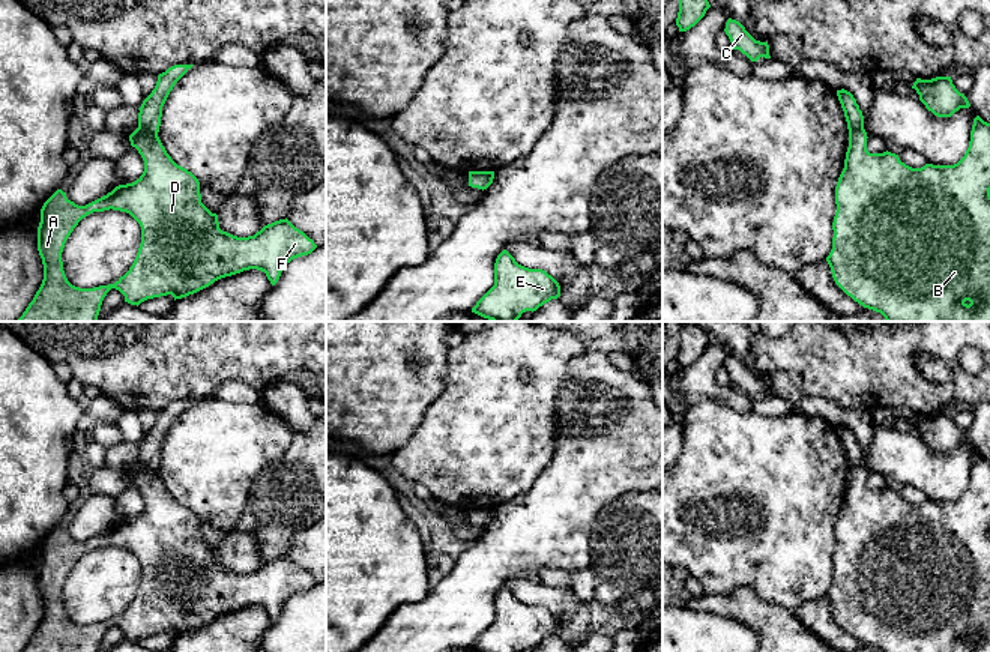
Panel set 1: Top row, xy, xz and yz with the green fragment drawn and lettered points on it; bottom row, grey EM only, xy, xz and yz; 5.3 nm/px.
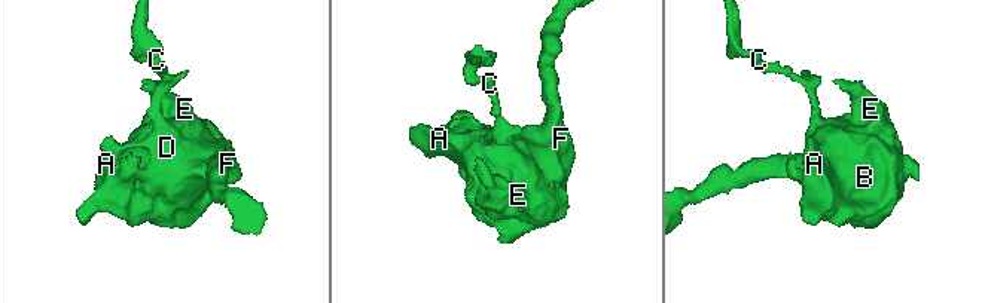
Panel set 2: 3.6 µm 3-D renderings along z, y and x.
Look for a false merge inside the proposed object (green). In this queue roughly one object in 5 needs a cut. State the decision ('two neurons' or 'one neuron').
two neurons

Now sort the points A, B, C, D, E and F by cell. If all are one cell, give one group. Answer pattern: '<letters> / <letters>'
A B D E F / C

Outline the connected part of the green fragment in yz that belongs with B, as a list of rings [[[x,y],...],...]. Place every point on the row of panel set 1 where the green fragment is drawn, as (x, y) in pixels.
[[[973,119],[964,156],[954,165],[925,164],[912,168],[891,152],[870,153],[865,129],[849,132],[844,168],[835,186],[837,212],[832,222],[832,249],[826,257],[835,284],[864,308],[880,312],[886,321],[990,321],[990,123]]]

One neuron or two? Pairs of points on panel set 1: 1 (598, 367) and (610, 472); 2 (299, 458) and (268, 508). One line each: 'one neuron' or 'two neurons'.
1: one neuron
2: one neuron

